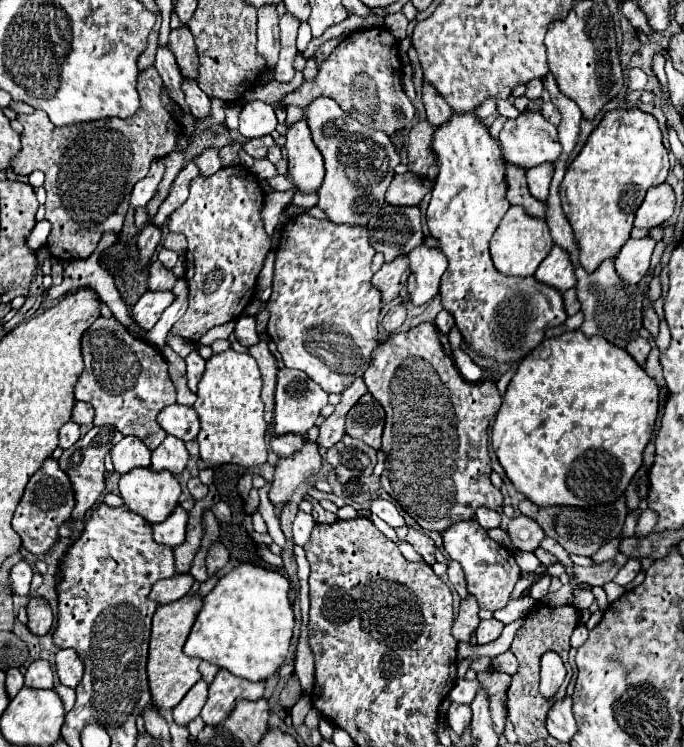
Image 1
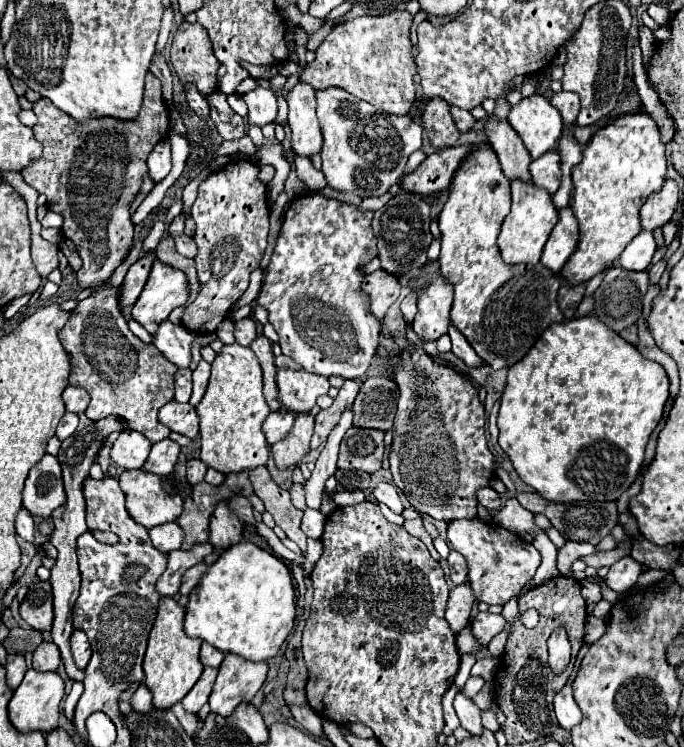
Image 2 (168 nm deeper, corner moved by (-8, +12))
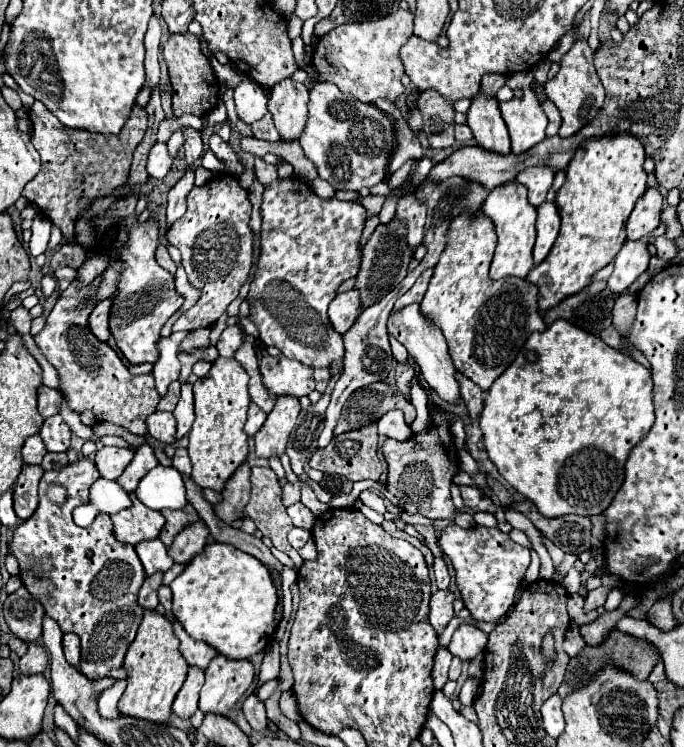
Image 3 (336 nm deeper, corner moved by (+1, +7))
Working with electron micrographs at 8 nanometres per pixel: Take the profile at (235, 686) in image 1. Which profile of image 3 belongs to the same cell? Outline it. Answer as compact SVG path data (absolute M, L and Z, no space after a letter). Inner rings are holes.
M218 655L212 659L212 663L206 667L206 683L200 691L200 711L202 713L216 713L216 715L226 715L236 701L250 689L254 683L254 667L248 659L228 659L224 655Z

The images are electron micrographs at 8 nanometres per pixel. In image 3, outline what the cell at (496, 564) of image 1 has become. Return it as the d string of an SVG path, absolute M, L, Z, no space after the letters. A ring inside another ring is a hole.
M454 523L442 529L438 545L452 561L458 591L472 617L478 621L498 623L508 613L508 609L516 599L516 591L530 565L530 551L514 543L506 533L498 531L496 527L476 525L470 529L462 529Z

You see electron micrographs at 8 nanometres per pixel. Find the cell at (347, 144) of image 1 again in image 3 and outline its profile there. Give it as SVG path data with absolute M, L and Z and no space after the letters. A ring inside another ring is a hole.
M318 81L310 89L308 121L300 135L300 145L304 149L304 155L316 165L318 177L326 179L338 191L358 191L362 187L368 189L368 187L384 181L384 177L386 177L386 165L394 151L394 125L374 105L360 103L356 97L342 93L334 83Z

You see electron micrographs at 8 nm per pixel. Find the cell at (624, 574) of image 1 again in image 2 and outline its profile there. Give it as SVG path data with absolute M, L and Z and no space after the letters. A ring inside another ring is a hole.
M625 556L609 568L605 584L615 592L625 592L635 586L641 570L643 570L643 566L639 562L635 562L631 556Z

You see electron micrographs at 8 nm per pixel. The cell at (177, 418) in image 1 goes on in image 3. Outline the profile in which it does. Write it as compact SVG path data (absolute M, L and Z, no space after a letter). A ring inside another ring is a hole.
M156 411L146 419L148 435L162 441L162 443L174 443L174 433L176 433L176 421L172 413L162 413Z

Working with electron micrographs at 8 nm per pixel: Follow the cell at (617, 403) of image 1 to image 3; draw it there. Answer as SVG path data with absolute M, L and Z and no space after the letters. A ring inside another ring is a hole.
M558 319L546 331L532 333L528 337L528 341L520 349L518 357L514 359L514 363L488 389L486 401L484 401L484 411L480 413L480 429L484 435L484 445L486 445L486 453L488 453L490 461L496 465L498 473L506 479L506 483L512 485L518 493L522 493L528 501L532 501L544 517L562 517L568 513L586 515L586 517L600 515L612 503L614 495L618 493L618 489L624 481L624 463L626 463L630 451L648 435L652 425L654 425L654 405L652 405L650 371L644 365L636 363L630 355L608 347L600 337L586 333L564 319Z

